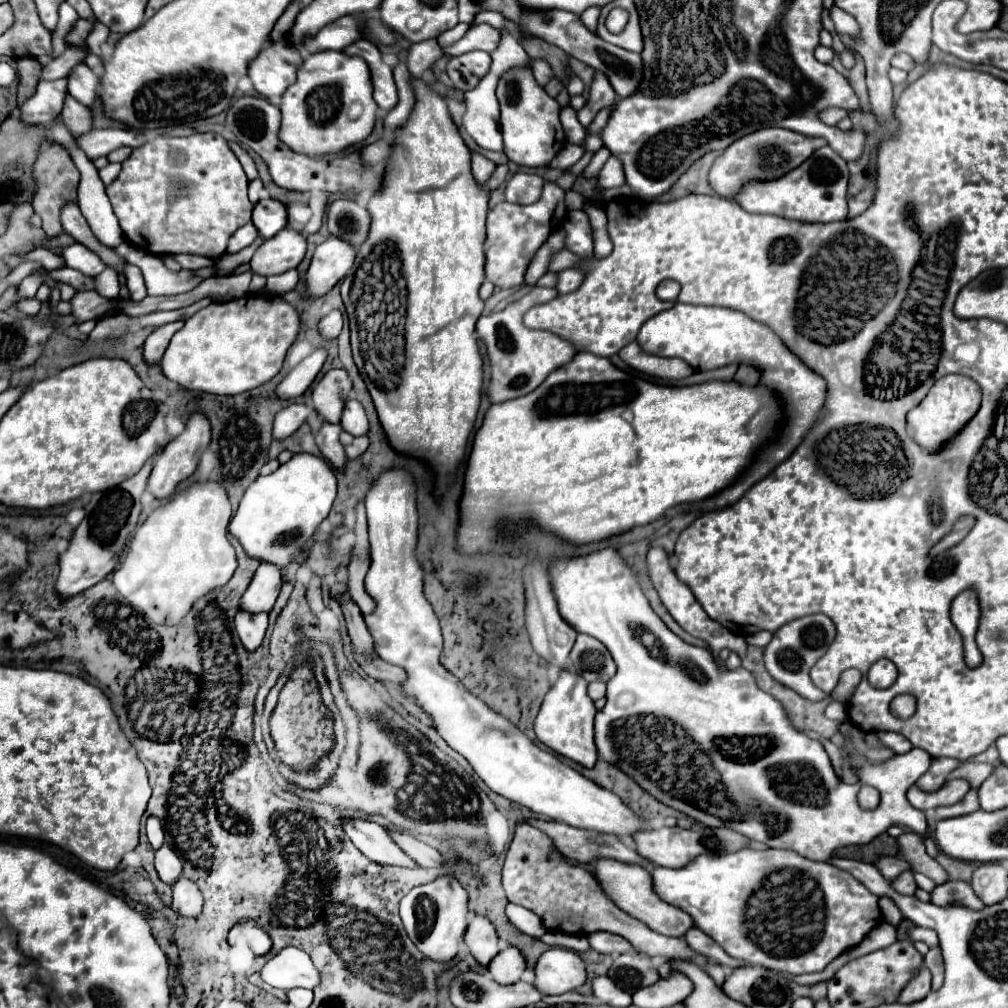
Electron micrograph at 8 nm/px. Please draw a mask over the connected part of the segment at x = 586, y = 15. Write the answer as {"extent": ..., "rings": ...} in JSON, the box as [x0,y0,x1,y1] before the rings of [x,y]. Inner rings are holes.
{"extent":[581,8,599,34],"rings":[[[591,8],[591,10],[585,10],[585,12],[581,14],[583,24],[585,24],[593,34],[597,32],[597,18],[599,18],[599,8]]]}

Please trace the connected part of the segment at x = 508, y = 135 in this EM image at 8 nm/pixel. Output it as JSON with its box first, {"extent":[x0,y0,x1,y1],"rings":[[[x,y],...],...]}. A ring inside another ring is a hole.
{"extent":[497,68,565,168],"rings":[[[515,68],[513,72],[503,74],[497,86],[497,98],[501,104],[501,132],[507,158],[527,168],[547,166],[565,144],[565,134],[559,122],[561,106],[557,100],[535,82],[531,68]]]}

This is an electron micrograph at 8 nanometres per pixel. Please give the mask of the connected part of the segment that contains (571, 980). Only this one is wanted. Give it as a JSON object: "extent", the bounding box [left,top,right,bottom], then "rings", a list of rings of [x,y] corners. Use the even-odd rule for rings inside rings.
{"extent":[535,948,585,994],"rings":[[[567,948],[543,952],[535,964],[535,988],[545,994],[563,994],[585,984],[585,962]]]}

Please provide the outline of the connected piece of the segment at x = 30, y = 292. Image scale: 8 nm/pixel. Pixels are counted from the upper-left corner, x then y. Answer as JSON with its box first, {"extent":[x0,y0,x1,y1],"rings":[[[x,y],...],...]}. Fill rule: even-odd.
{"extent":[19,276,41,298],"rings":[[[27,276],[21,284],[19,284],[19,298],[33,298],[37,288],[41,284],[41,278],[37,276]]]}

